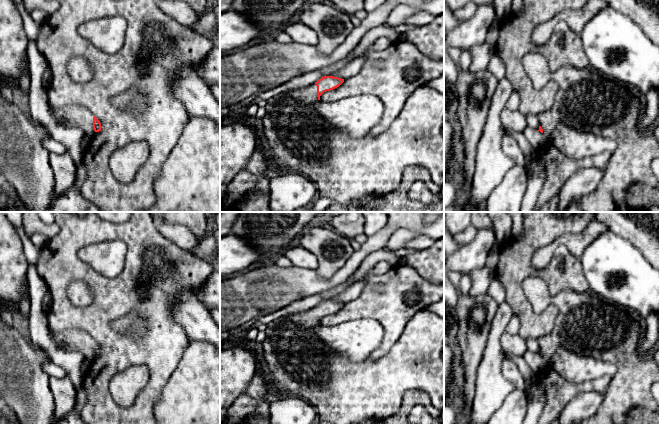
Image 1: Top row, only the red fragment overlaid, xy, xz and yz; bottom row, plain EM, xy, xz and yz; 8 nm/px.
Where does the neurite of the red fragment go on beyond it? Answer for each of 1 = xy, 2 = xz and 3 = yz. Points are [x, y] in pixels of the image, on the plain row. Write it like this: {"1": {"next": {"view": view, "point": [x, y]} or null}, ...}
{"1": {"next": {"view": "xy", "point": [76, 340]}}, "2": {"next": {"view": "xz", "point": [342, 392]}}, "3": {"next": {"view": "yz", "point": [586, 324]}}}

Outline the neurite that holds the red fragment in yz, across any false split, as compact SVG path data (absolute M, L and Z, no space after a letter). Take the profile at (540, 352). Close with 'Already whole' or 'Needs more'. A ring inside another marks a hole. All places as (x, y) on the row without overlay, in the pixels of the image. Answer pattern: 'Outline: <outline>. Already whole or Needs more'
Outline: M578 289L562 290L553 298L553 303L558 308L554 328L548 336L542 336L538 339L540 347L538 355L549 361L559 347L564 347L576 354L591 356L595 359L613 362L617 365L617 373L604 392L599 409L591 418L585 419L579 424L627 424L628 412L636 407L647 408L659 413L659 405L651 393L653 384L659 382L659 365L653 352L645 354L640 351L639 344L643 337L640 329L640 319L632 312L602 299L590 290L583 293Z. Needs more

